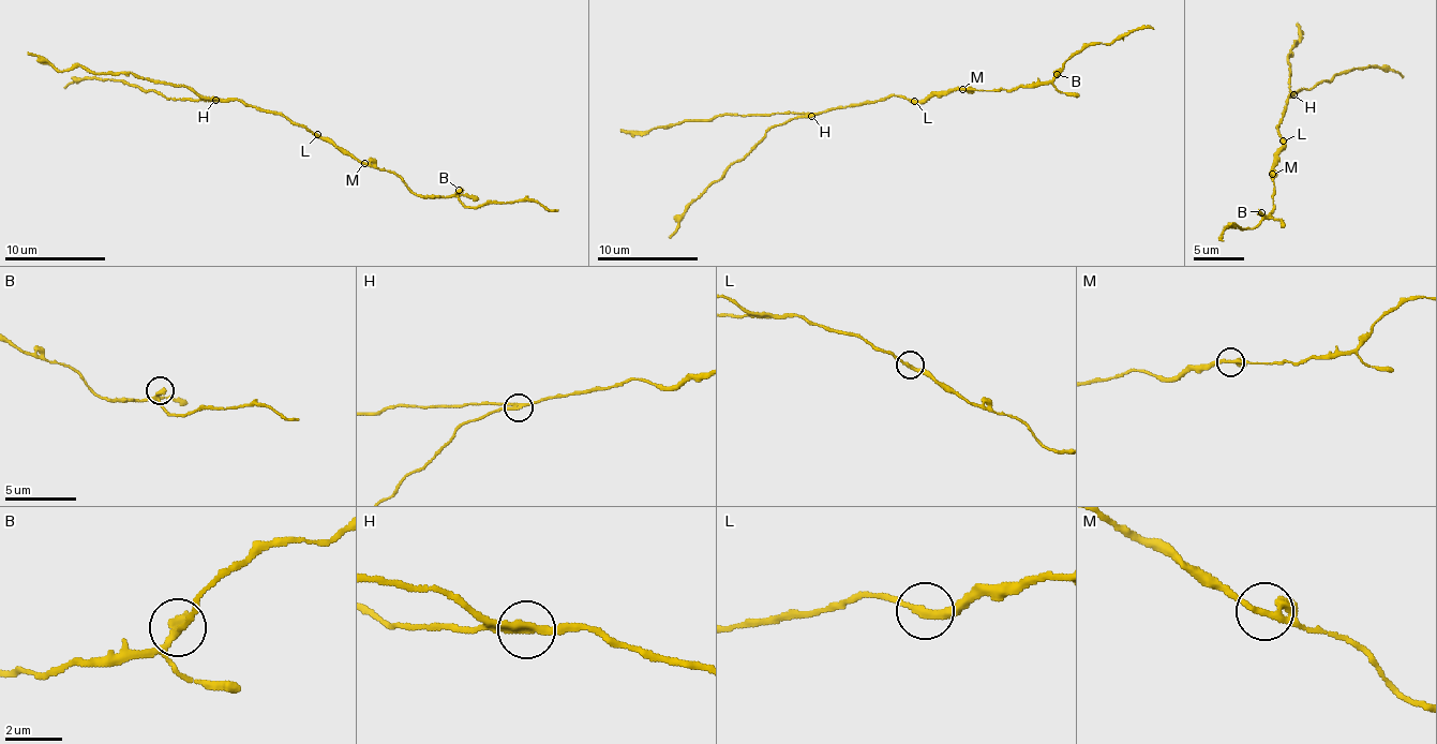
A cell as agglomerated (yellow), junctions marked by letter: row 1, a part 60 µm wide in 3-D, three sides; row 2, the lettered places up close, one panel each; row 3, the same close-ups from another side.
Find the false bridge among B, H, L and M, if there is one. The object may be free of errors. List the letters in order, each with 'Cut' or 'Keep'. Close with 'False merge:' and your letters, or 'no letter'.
B: Keep
H: Cut
L: Keep
M: Keep
False merge: H

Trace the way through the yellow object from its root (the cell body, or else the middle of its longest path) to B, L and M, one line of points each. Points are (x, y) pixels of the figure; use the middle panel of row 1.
B: (900, 94), (909, 101), (924, 101), (954, 88), (998, 90), (1047, 85), (1057, 74)
L: (900, 94), (914, 101)
M: (900, 94), (909, 101), (924, 101), (934, 94), (961, 89)

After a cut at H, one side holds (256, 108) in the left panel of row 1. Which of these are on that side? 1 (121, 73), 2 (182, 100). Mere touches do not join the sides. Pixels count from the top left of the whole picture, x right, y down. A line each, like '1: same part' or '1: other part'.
1: same part
2: other part

